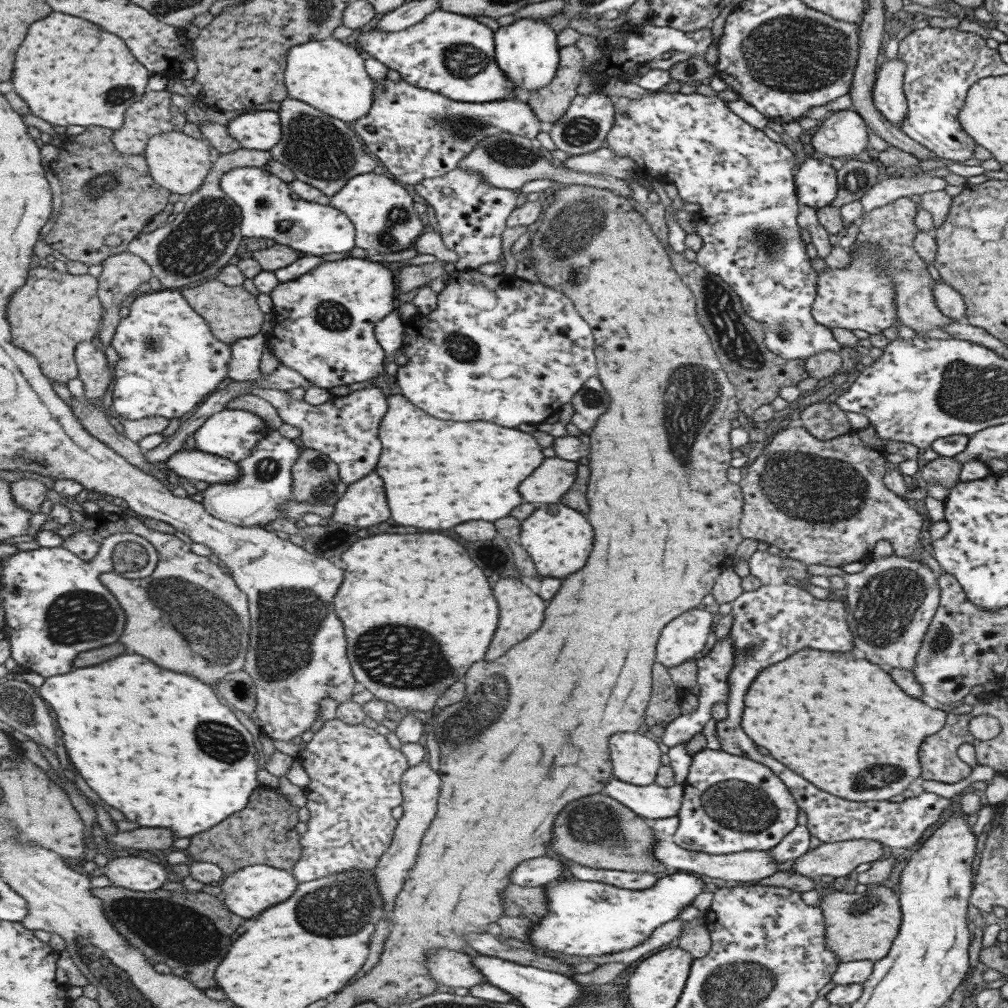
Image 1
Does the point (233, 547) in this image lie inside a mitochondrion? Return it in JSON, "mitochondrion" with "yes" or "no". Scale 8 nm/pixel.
{"mitochondrion":"no"}

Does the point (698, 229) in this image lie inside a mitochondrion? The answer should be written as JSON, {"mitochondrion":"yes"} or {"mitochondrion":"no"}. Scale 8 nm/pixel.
{"mitochondrion":"no"}

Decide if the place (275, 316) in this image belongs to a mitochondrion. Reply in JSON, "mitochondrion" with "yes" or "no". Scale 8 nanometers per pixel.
{"mitochondrion":"no"}

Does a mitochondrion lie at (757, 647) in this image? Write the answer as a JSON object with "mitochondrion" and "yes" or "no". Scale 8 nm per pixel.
{"mitochondrion":"yes"}

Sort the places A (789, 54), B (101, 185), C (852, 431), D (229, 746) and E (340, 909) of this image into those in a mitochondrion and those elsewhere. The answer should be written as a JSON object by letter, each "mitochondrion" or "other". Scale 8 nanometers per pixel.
{"A":"mitochondrion","B":"mitochondrion","C":"other","D":"mitochondrion","E":"mitochondrion"}

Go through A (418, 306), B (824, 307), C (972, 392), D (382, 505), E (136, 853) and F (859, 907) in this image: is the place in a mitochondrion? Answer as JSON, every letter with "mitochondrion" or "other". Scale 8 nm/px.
{"A":"other","B":"other","C":"mitochondrion","D":"other","E":"other","F":"mitochondrion"}

